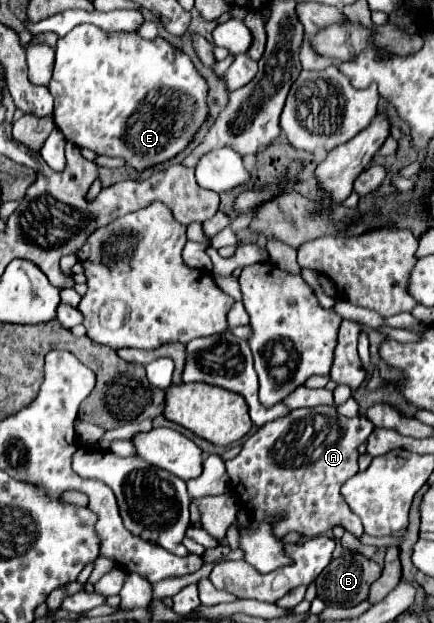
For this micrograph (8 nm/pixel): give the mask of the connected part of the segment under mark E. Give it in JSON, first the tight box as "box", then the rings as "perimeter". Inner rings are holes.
{"box":[47,23,209,171],"perimeter":[[[83,23],[57,41],[55,53],[55,69],[47,85],[55,99],[53,121],[65,139],[71,139],[77,147],[87,147],[105,157],[121,157],[127,167],[145,171],[179,155],[193,141],[203,123],[209,121],[207,81],[191,57],[161,35],[149,41],[137,31],[105,33],[99,31],[99,27]]]}

